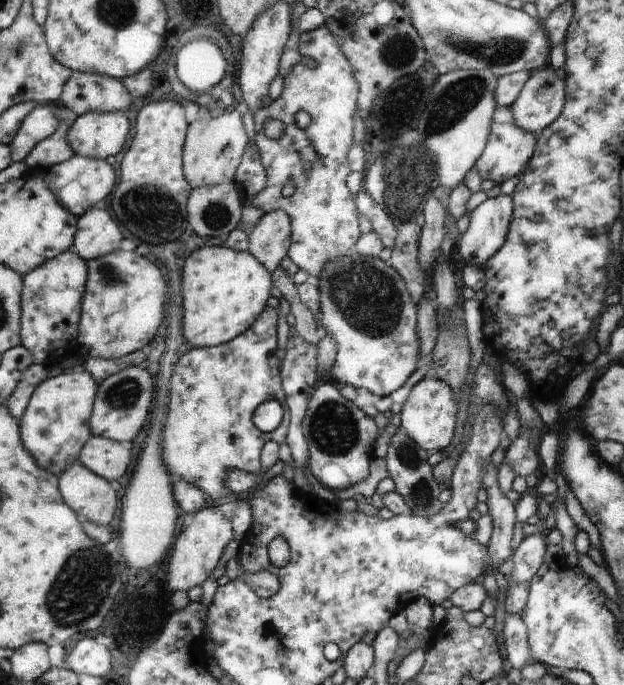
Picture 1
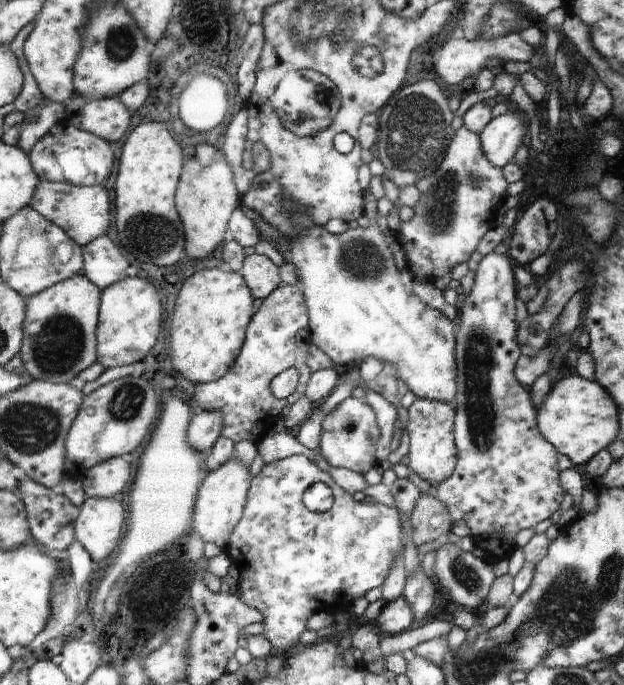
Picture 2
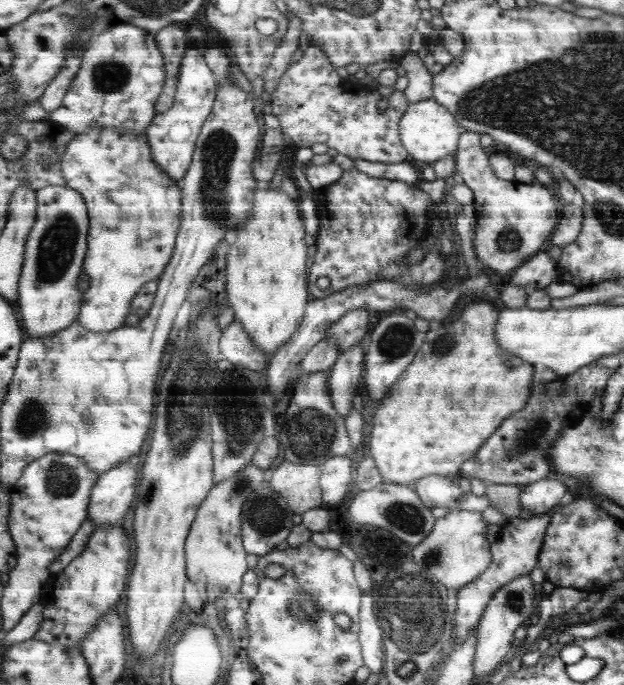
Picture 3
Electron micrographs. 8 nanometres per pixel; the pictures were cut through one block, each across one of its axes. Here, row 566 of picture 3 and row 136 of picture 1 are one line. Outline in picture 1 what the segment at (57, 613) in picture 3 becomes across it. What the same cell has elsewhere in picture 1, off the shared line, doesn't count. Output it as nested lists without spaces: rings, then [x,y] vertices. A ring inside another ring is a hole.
[[[89,111],[72,121],[66,140],[74,155],[105,160],[122,150],[128,132],[130,122],[122,114]]]

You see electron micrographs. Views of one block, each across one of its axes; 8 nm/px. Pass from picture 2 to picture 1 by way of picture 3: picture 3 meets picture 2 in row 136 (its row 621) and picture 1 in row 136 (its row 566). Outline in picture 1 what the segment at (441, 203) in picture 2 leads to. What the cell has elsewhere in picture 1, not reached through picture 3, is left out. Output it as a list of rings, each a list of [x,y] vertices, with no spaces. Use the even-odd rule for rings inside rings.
[[[497,107],[492,117],[486,146],[477,162],[474,163],[474,168],[483,180],[494,180],[501,185],[522,172],[534,152],[536,143],[535,133],[523,131],[519,126],[516,126],[510,107]]]

